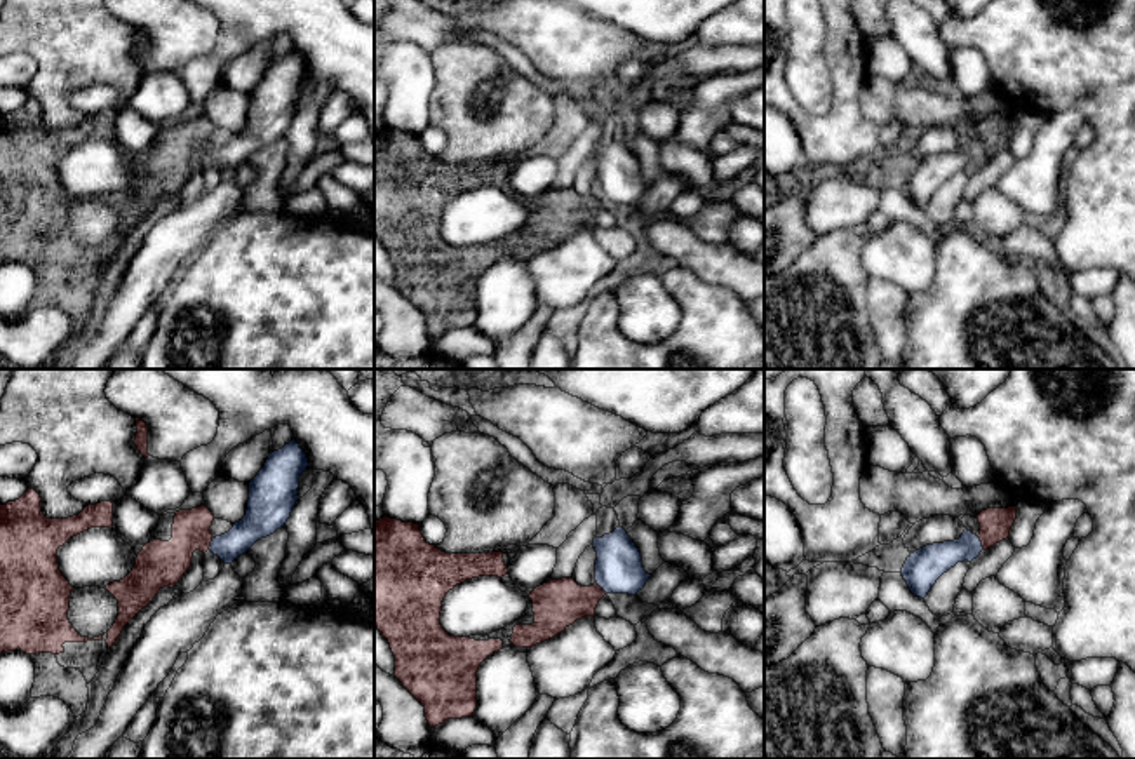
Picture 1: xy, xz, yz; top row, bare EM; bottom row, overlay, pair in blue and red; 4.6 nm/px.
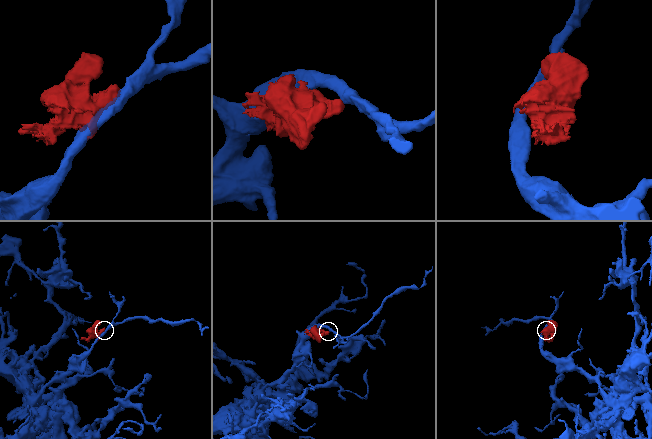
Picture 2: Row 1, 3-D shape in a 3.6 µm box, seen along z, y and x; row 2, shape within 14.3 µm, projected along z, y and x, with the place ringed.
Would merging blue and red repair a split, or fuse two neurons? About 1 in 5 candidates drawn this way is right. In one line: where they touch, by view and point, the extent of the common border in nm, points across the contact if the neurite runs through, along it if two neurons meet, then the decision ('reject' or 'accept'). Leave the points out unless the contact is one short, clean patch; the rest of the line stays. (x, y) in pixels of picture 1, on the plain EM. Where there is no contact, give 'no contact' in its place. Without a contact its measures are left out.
contact yz (980, 154); length 70 nm; border yz (977, 147), (984, 159); reject

